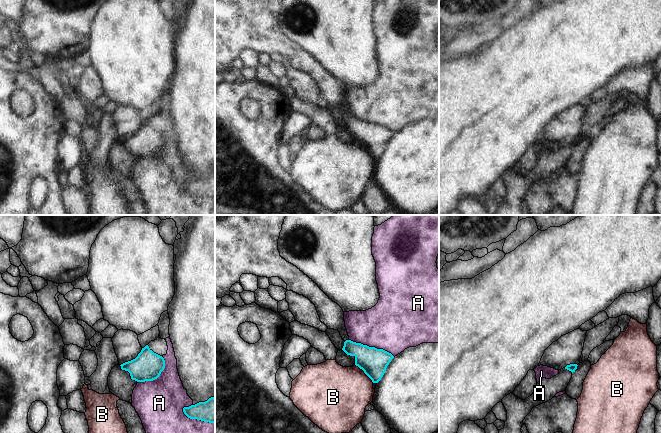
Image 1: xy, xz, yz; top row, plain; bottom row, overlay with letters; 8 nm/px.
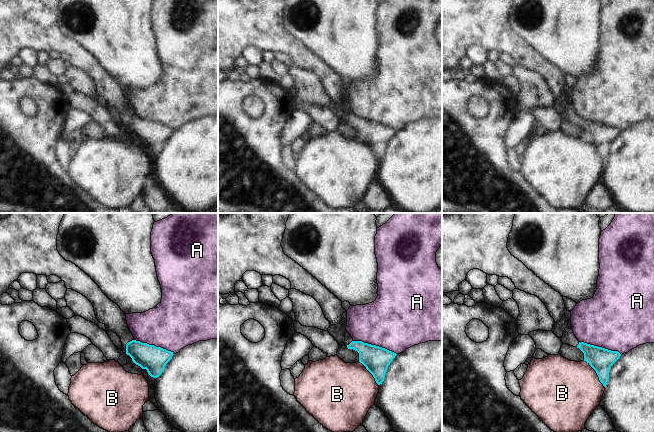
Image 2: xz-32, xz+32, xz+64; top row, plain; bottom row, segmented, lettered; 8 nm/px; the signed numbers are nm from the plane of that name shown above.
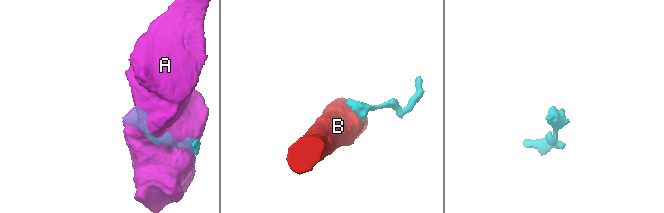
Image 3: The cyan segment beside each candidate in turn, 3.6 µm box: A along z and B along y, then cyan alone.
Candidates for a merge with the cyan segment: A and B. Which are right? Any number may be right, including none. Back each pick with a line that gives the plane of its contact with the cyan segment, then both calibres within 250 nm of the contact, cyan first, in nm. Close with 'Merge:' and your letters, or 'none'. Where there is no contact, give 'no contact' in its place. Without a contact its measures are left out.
Merge: none

